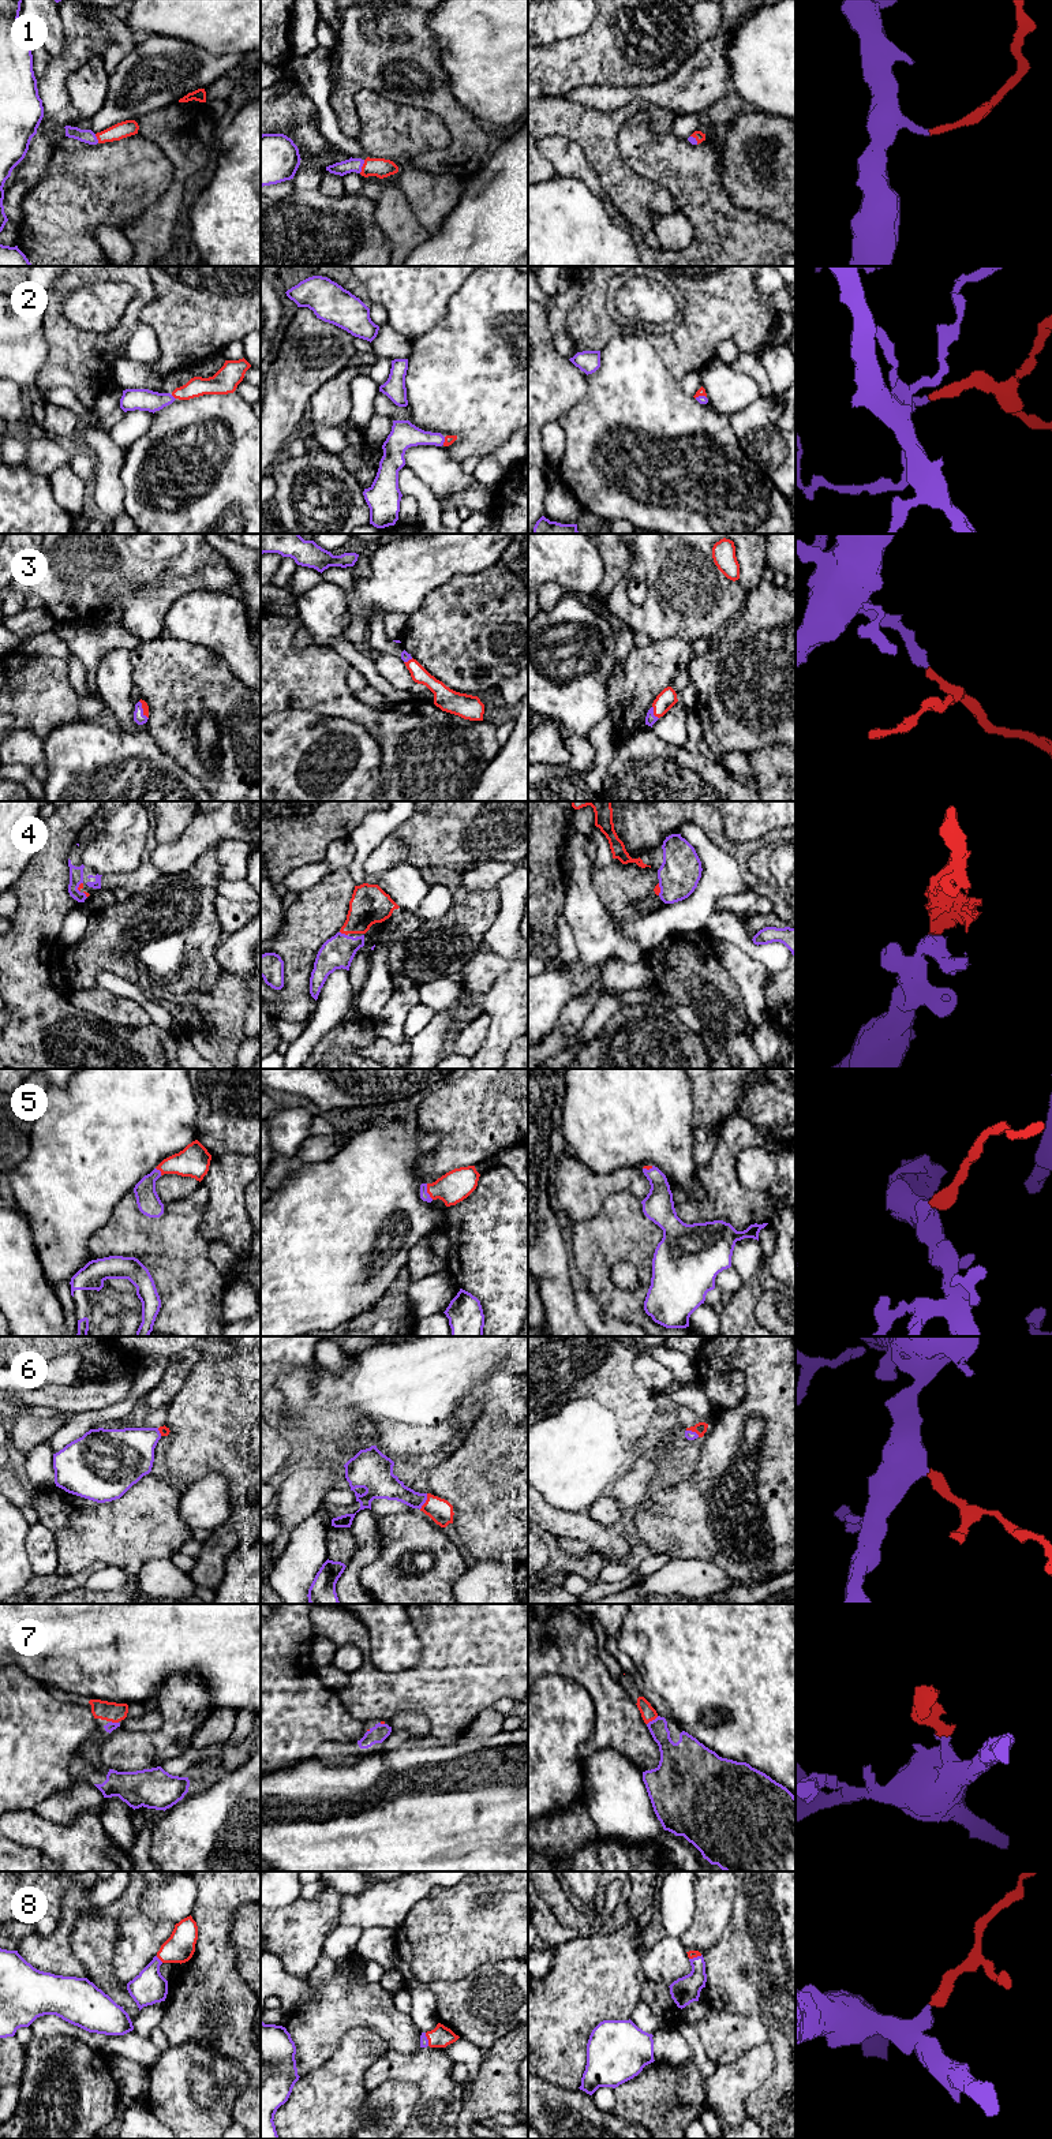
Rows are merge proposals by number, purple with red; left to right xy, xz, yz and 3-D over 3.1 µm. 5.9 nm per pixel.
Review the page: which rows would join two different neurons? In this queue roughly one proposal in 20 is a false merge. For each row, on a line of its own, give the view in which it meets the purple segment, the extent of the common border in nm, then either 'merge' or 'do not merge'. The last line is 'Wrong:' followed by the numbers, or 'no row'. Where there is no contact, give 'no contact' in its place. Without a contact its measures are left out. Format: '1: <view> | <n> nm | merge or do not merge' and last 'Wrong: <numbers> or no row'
1: xz | 90 nm | merge
2: xy | 40 nm | merge
3: yz | 90 nm | merge
4: xz | 50 nm | merge
5: xz | 100 nm | merge
6: xz | 110 nm | merge
7: yz | 90 nm | merge
8: xy | 60 nm | merge
Wrong: no row

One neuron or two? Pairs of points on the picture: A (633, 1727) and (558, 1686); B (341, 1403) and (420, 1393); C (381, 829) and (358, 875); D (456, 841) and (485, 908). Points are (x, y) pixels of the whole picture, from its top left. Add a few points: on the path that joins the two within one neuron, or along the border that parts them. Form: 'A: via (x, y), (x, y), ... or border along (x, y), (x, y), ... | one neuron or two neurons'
A: border along (573, 1681), (586, 1689), (592, 1702), (591, 1736) | two neurons
B: via (360, 1395), (364, 1393), (401, 1393) | one neuron
C: via (370, 840), (362, 849), (358, 864) | one neuron
D: border along (429, 866), (444, 866), (460, 874) | two neurons

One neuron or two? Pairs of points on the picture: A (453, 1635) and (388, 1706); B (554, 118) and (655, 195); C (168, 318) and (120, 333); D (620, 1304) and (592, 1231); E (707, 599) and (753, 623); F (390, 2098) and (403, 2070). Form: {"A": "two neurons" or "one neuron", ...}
{"A": "one neuron", "B": "one neuron", "C": "two neurons", "D": "one neuron", "E": "two neurons", "F": "two neurons"}

